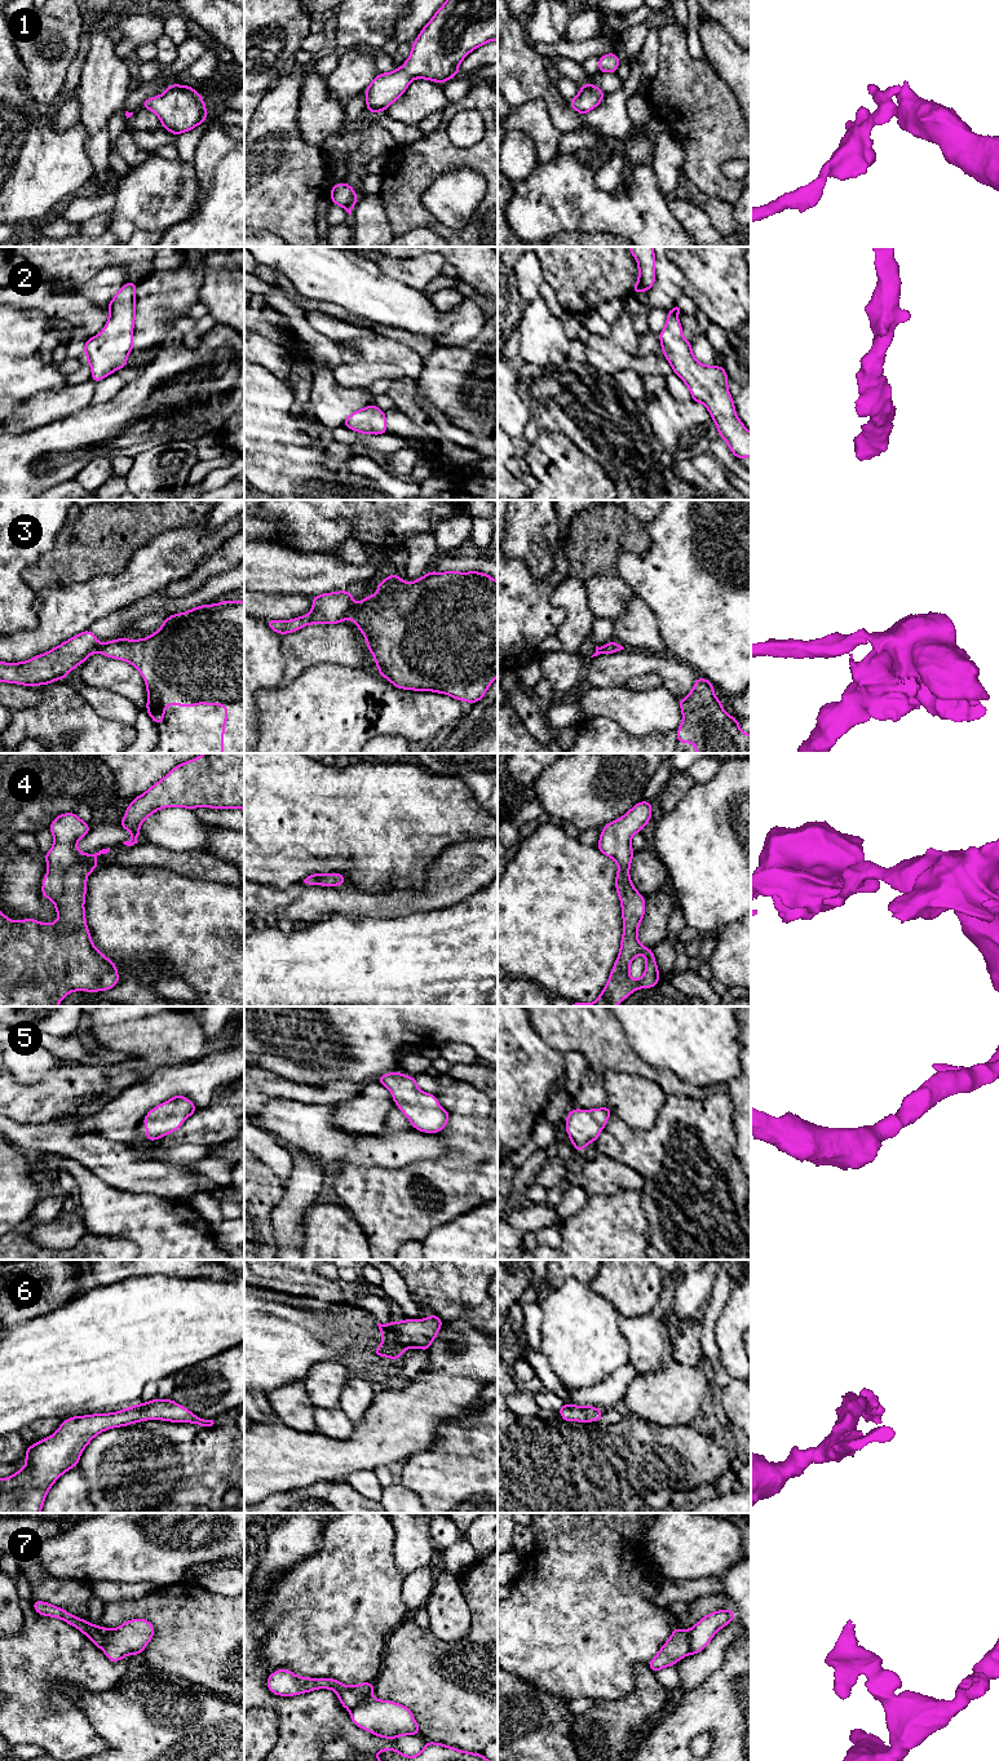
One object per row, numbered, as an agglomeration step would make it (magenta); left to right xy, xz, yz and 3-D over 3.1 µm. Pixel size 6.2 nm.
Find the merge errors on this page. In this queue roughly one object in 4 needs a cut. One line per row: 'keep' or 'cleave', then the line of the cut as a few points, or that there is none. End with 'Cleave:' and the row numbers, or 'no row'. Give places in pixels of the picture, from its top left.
1: keep | no cut
2: keep | no cut
3: cleave | xz (354, 607), (349, 618)
4: keep | no cut
5: keep | no cut
6: keep | no cut
7: cleave | xy (97, 1625), (102, 1637), (102, 1649)
Cleave: 3, 7

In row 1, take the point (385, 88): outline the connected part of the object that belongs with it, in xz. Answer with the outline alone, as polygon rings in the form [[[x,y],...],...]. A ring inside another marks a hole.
[[[446,0],[412,43],[408,59],[393,72],[377,74],[364,90],[368,112],[385,111],[412,79],[443,84],[459,75],[460,62],[476,48],[498,40],[498,0]]]

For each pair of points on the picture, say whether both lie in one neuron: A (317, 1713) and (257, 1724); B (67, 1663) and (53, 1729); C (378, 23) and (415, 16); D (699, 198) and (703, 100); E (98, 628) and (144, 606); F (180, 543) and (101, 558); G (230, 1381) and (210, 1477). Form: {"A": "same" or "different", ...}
{"A": "different", "B": "same", "C": "different", "D": "different", "E": "same", "F": "different", "G": "different"}

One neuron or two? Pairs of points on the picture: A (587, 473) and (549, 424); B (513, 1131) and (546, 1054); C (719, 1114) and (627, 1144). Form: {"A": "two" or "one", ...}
{"A": "two", "B": "one", "C": "one"}

